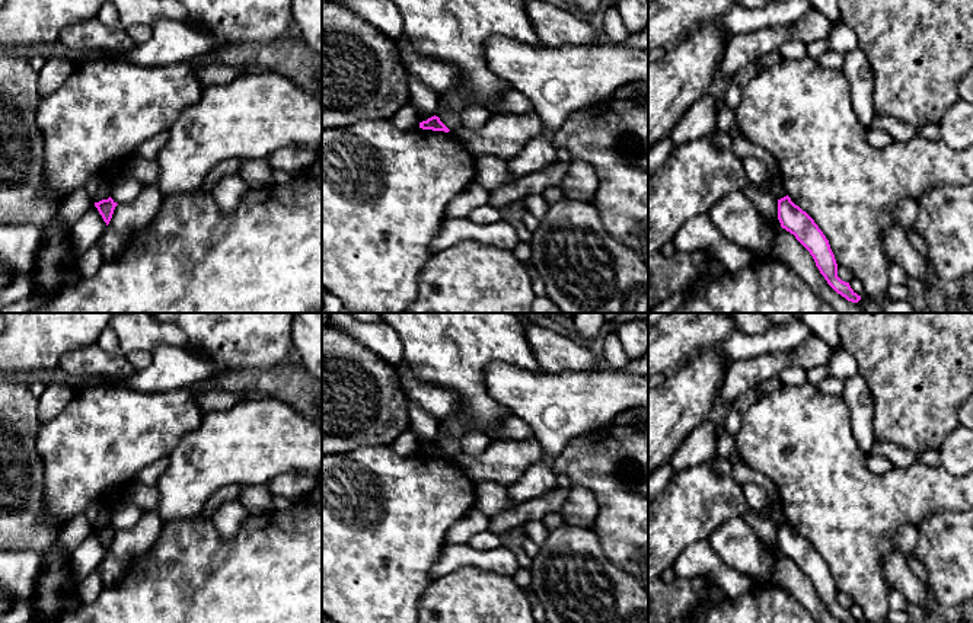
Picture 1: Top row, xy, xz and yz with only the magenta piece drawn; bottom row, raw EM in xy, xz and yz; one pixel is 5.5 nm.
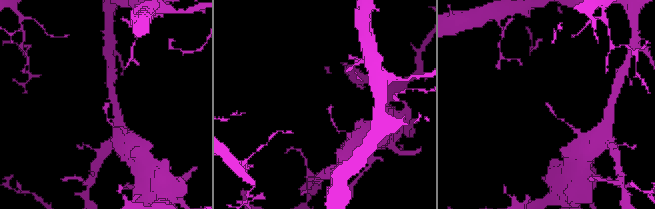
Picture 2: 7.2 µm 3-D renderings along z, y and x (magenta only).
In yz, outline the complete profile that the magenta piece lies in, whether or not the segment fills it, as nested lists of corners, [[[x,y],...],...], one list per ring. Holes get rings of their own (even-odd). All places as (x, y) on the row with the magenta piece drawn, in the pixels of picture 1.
[[[788,195],[778,199],[778,220],[781,227],[794,234],[810,252],[827,284],[848,301],[858,303],[861,295],[851,288],[849,282],[838,277],[838,263],[829,240],[814,220],[795,205]]]

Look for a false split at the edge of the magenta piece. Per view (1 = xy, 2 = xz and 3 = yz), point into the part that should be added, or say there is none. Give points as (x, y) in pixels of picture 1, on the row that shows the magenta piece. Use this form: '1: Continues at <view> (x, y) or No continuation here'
1: No continuation here
2: No continuation here
3: No continuation here

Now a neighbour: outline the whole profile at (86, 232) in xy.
[[[93,204],[70,230],[70,239],[77,259],[87,247],[98,243],[106,227],[106,223]]]

